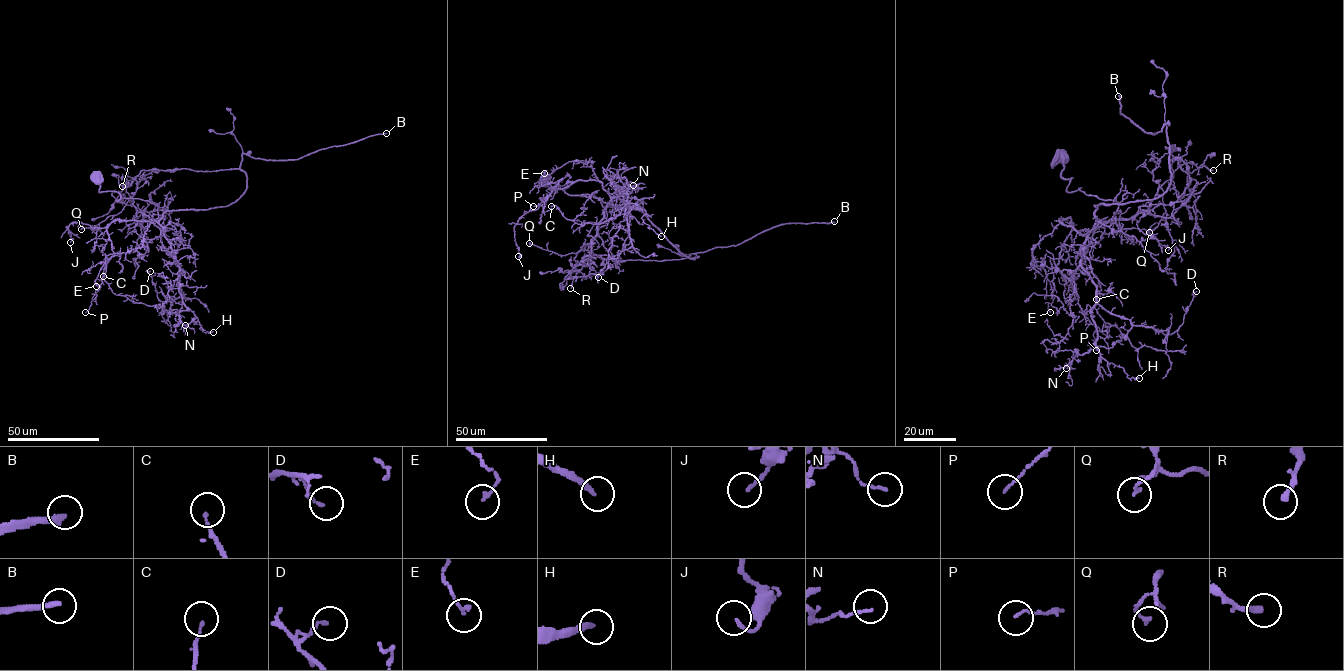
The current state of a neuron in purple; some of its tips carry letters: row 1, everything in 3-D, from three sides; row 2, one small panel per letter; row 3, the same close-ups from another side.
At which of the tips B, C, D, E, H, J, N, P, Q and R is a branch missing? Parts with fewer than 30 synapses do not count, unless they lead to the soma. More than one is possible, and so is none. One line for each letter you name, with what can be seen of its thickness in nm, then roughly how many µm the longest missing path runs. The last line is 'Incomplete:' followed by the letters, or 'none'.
B: calibre 260 nm; missing 250 µm
Incomplete: B

